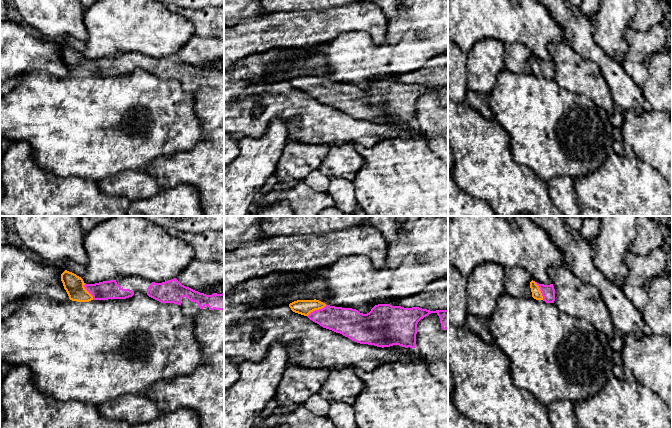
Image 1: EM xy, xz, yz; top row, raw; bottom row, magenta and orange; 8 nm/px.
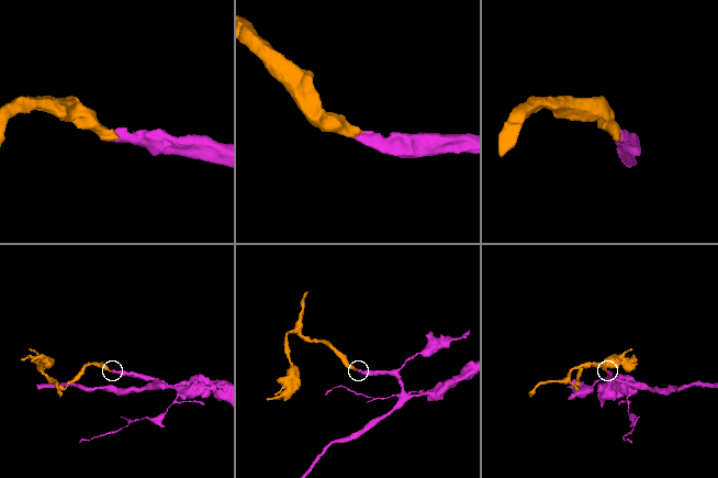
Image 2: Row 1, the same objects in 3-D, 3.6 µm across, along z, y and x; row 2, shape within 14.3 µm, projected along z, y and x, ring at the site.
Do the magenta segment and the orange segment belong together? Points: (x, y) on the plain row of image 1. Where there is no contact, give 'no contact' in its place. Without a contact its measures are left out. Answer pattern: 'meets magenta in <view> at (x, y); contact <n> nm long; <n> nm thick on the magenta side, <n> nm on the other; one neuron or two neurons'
meets magenta in xz at (316, 86); contact 180 nm long; 220 nm thick on the magenta side, 130 nm on the other; one neuron

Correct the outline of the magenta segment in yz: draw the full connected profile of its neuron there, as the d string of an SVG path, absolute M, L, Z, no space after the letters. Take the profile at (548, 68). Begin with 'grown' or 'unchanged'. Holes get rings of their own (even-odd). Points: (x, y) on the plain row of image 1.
grown; M535 57L530 58L530 64L532 73L536 76L543 76L546 79L554 79L555 77L555 65L553 60L544 61Z

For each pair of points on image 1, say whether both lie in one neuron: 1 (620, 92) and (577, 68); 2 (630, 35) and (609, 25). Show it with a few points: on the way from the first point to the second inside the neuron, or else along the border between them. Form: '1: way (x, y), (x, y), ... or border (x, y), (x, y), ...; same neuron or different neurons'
1: border (597, 65), (607, 83), (612, 100), (616, 106); different neurons
2: border (629, 27), (624, 33), (627, 46), (625, 56); different neurons

